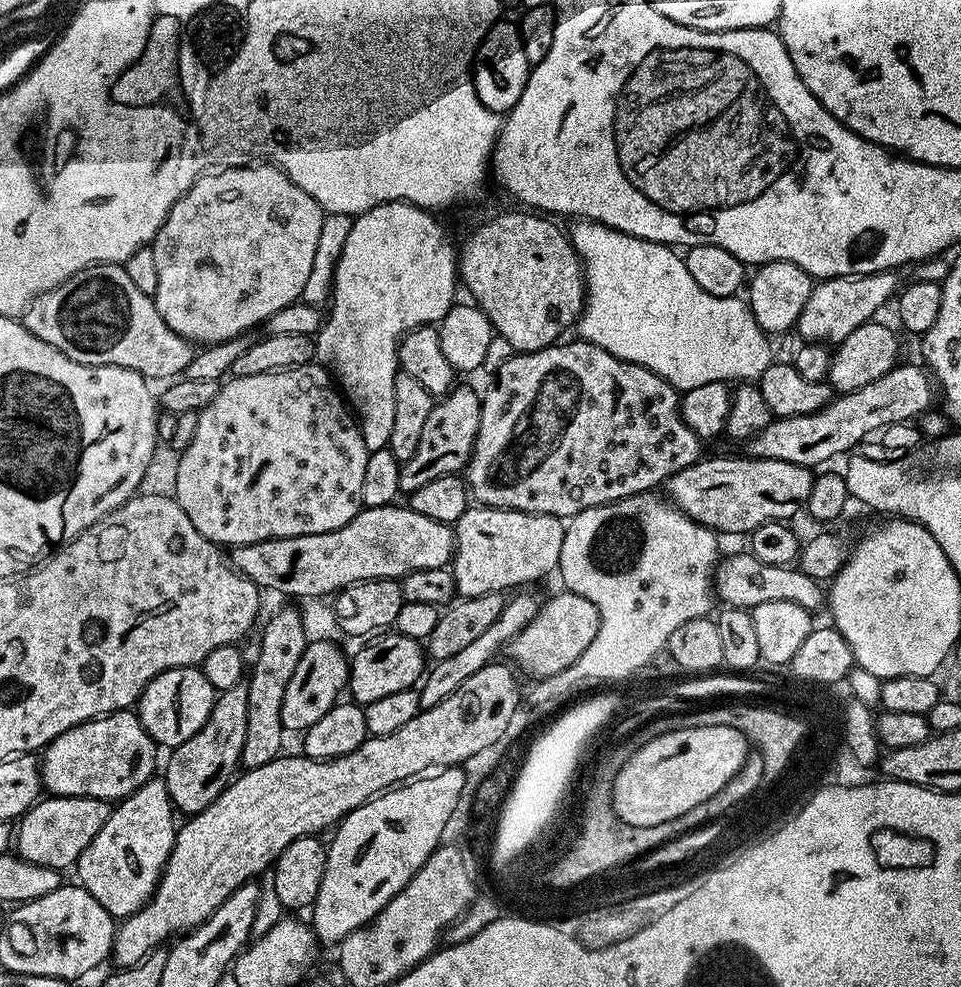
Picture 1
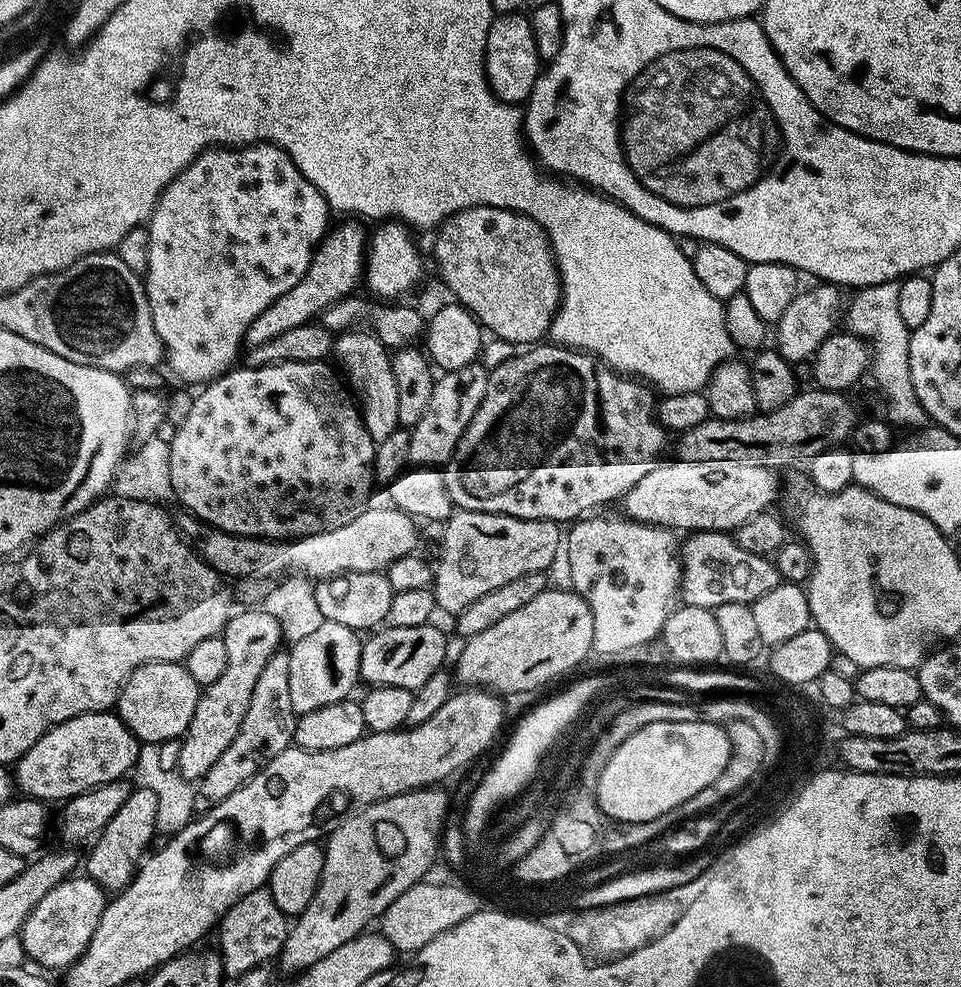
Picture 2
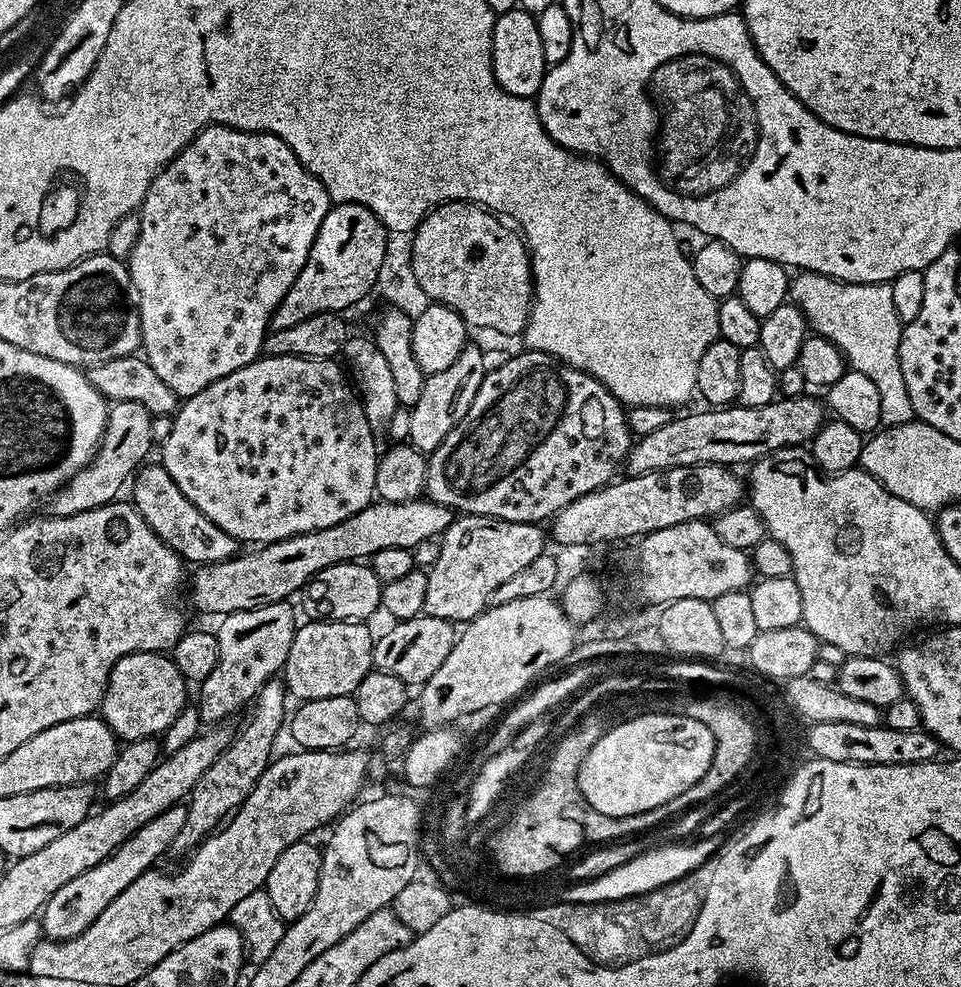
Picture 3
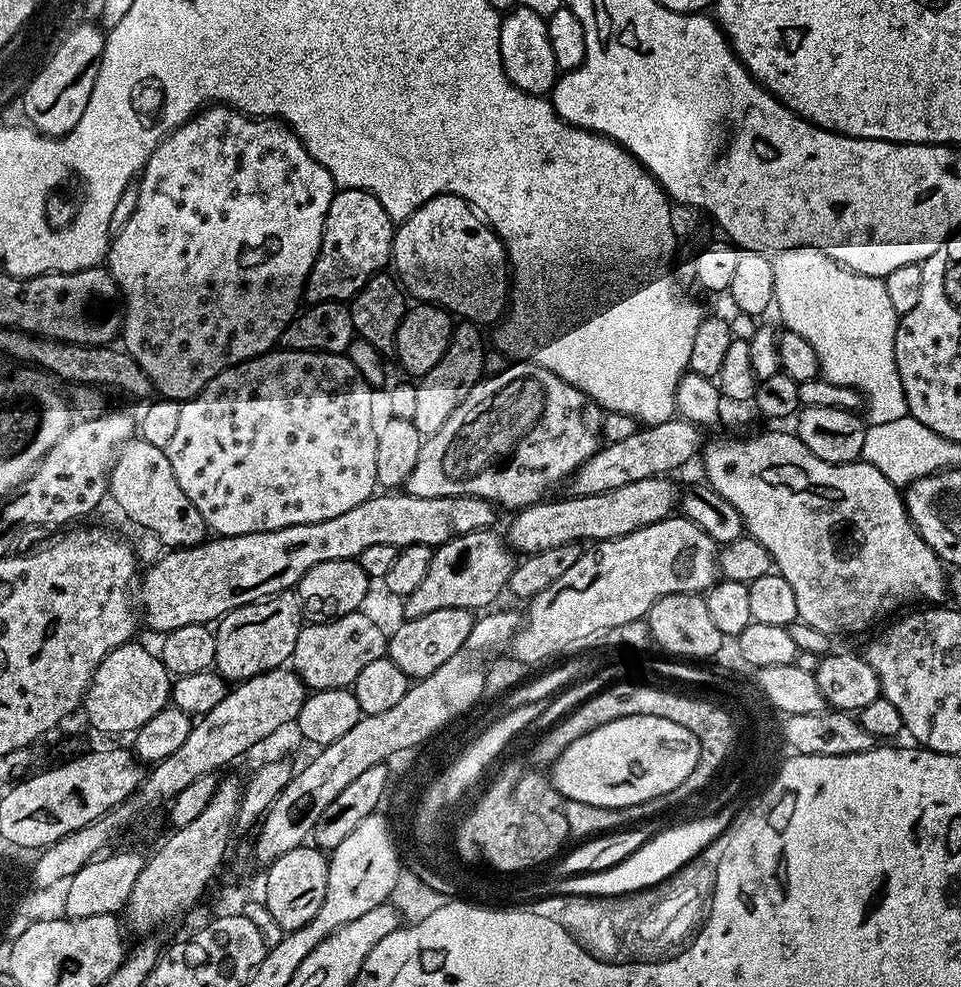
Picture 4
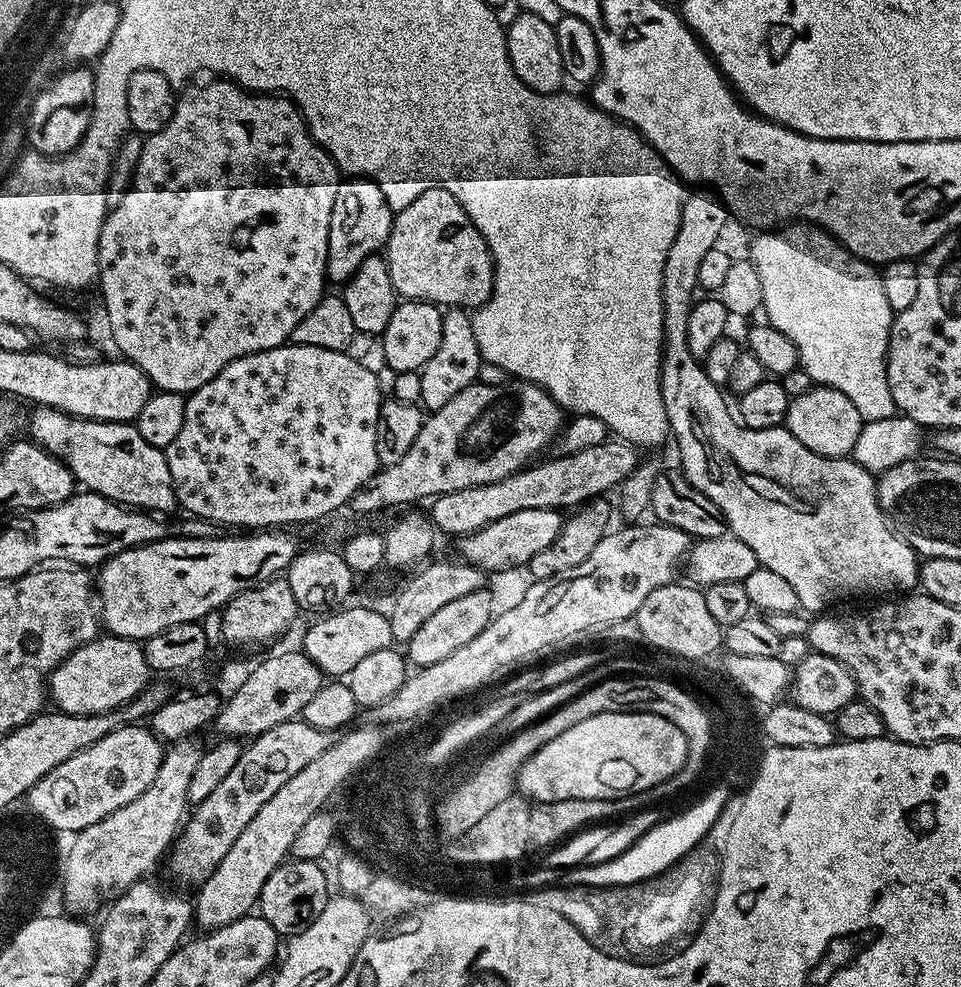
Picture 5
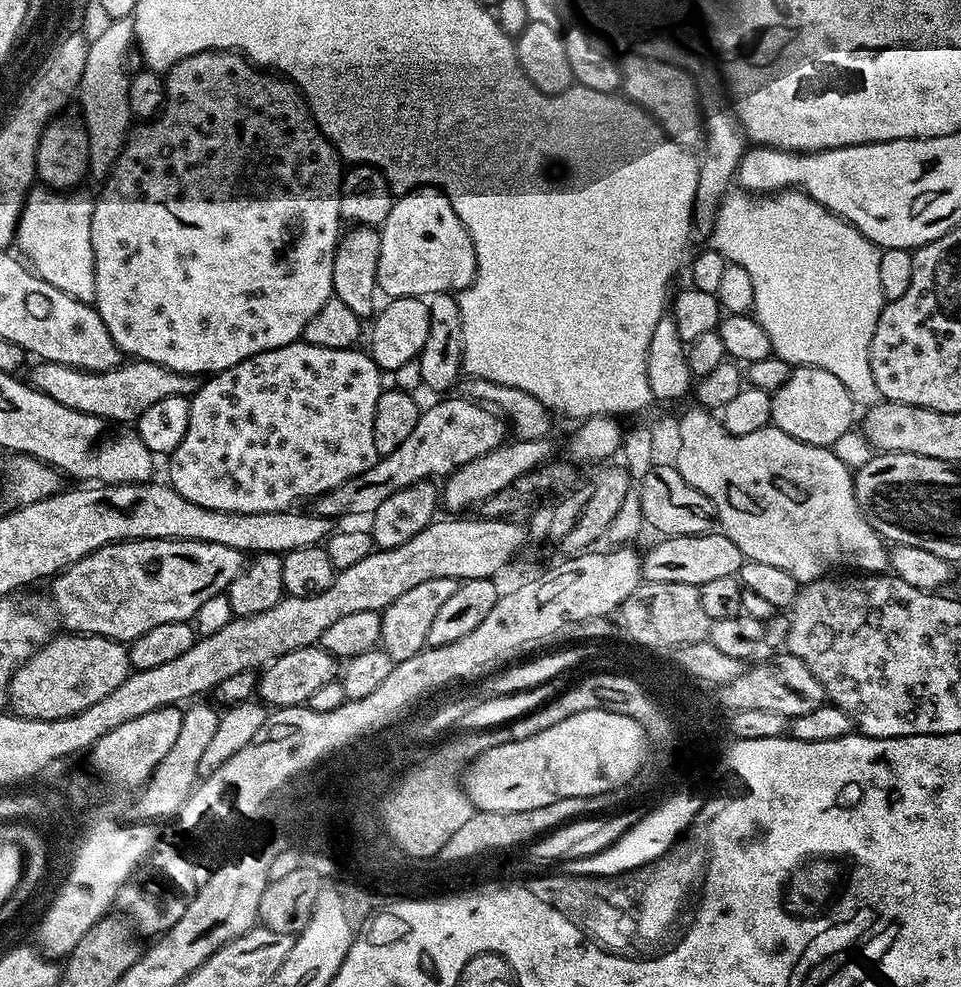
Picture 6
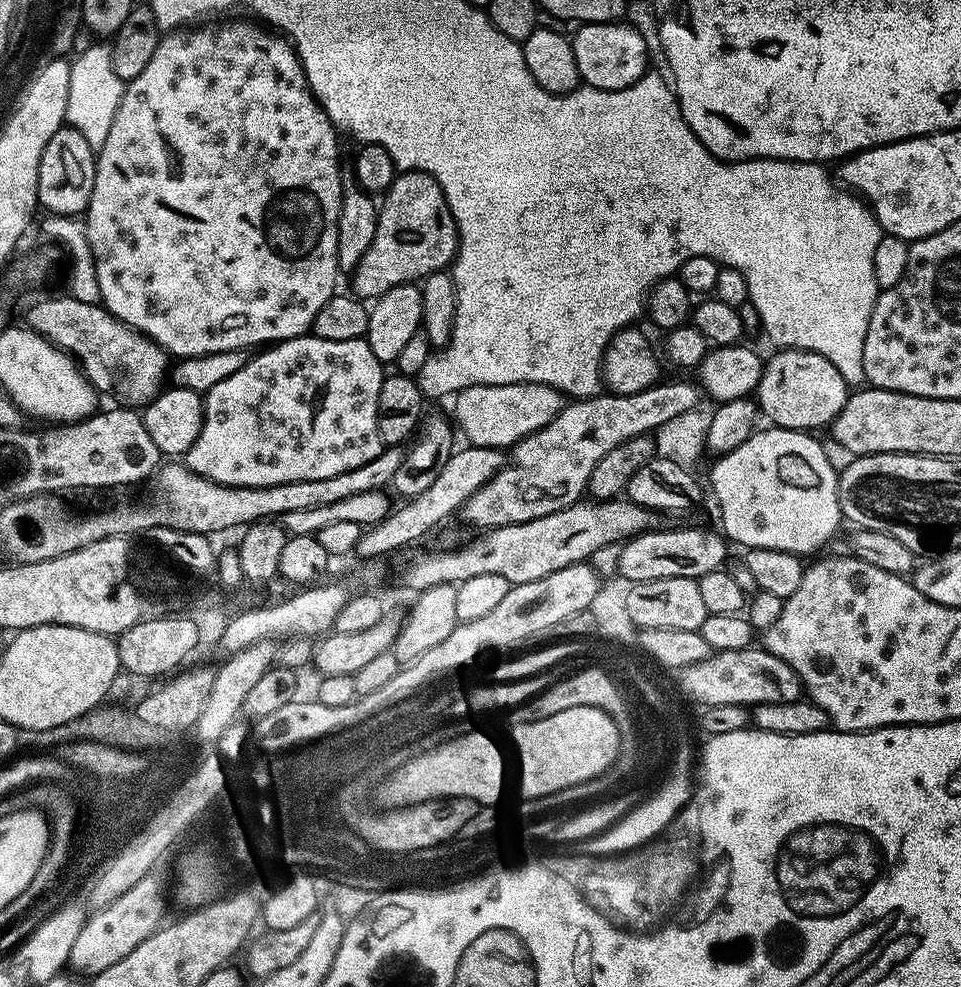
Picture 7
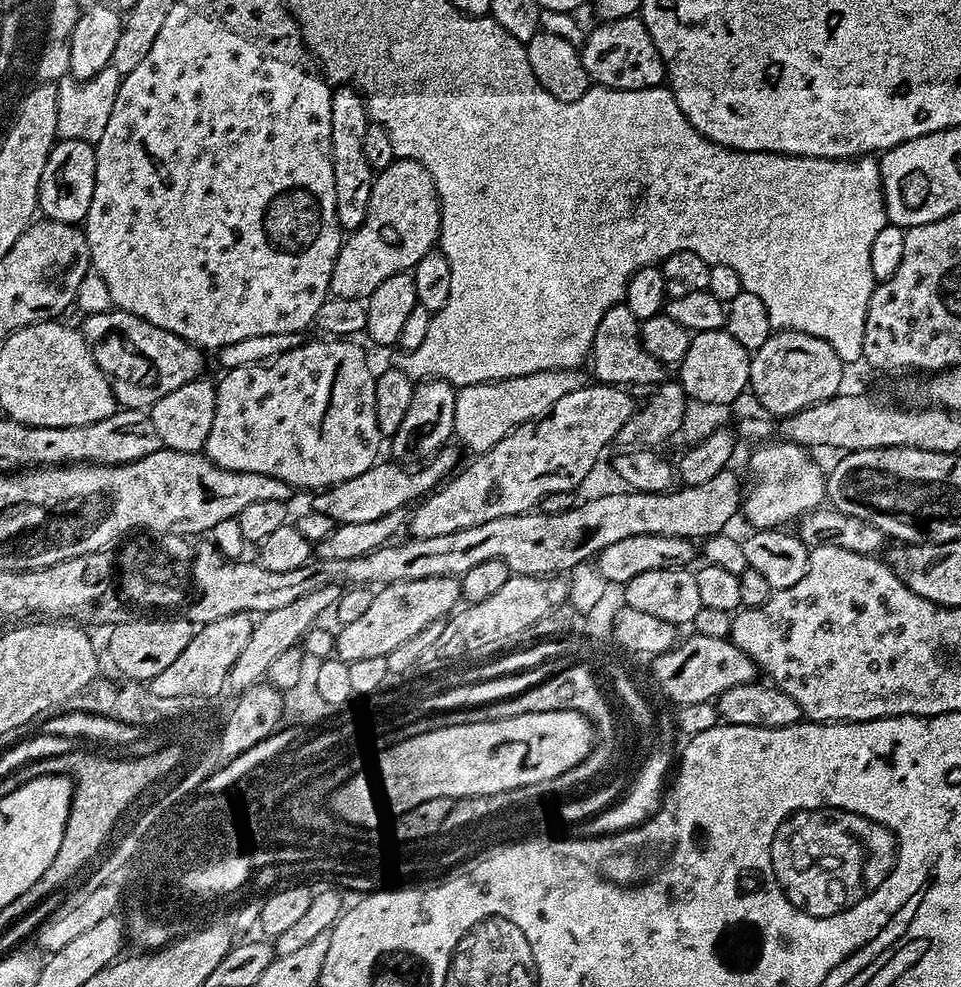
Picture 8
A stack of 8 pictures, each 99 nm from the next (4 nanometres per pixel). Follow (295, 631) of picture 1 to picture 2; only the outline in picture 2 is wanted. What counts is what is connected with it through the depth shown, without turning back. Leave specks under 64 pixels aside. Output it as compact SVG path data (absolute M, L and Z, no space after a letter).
M287 651L275 652L266 662L262 674L258 674L258 682L254 686L254 698L250 698L250 707L246 710L246 718L242 718L242 726L238 726L238 734L234 734L234 742L226 746L226 751L210 770L201 778L196 787L196 812L207 812L218 802L230 798L234 790L238 790L260 769L265 768L278 754L282 754L293 743L292 735L296 729L298 714L290 703L290 656Z

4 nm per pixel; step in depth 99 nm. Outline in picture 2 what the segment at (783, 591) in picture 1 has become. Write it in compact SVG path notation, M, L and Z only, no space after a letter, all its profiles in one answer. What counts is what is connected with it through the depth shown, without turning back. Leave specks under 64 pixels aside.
M693 532L679 549L680 595L683 603L715 610L722 602L753 604L782 581L775 563L767 556L749 554L726 532Z

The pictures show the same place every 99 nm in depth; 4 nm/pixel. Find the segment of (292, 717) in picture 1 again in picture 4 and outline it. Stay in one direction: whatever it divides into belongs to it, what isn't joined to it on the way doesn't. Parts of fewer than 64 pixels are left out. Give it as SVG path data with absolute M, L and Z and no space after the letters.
M351 612L326 623L303 625L290 662L309 689L348 688L356 683L363 667L387 655L387 637L362 612Z

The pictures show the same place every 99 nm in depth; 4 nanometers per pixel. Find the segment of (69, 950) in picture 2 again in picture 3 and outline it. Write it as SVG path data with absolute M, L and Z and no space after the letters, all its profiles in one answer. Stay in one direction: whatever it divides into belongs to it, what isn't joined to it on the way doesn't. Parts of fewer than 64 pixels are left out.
M183 803L170 806L158 814L158 818L150 818L146 826L142 826L126 842L122 842L112 855L107 856L101 864L78 874L78 878L66 882L62 890L58 890L48 900L42 909L42 932L50 940L72 940L75 936L80 936L138 878L143 872L157 863L159 856L168 856L172 851L174 838L178 838L178 833L182 831L182 826L186 822L186 807Z

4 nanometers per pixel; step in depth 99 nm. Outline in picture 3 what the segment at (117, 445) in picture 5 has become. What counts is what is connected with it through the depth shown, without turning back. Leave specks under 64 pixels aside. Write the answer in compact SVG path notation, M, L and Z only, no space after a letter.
M152 463L137 471L134 477L136 489L131 496L142 518L146 518L150 530L154 530L154 534L158 534L166 546L174 549L181 560L192 566L222 562L237 555L237 540L226 534L226 530L218 530L218 526L214 526L214 522L210 522L210 518L206 518L206 514L202 514L202 510L198 510L198 506L194 506L186 494L182 494L182 490L178 490L174 478L166 474L163 464Z

